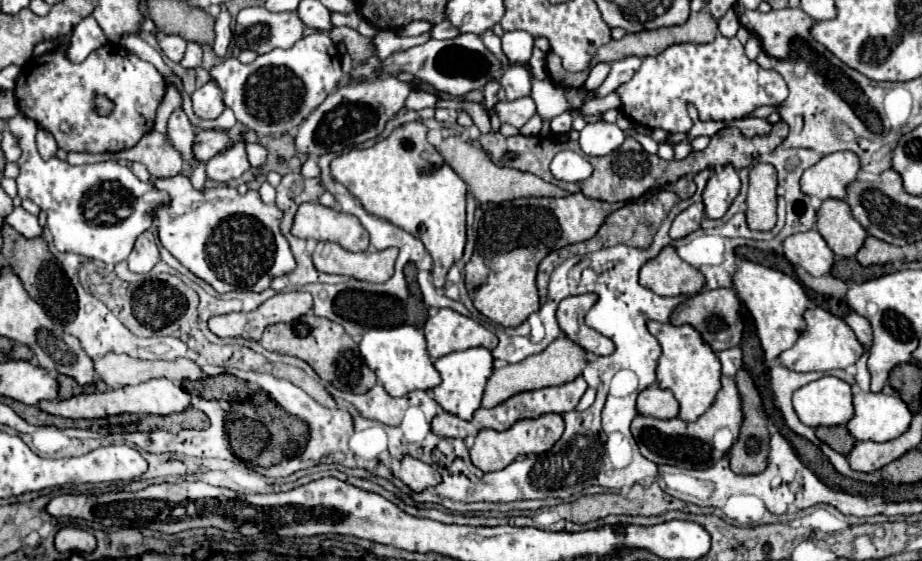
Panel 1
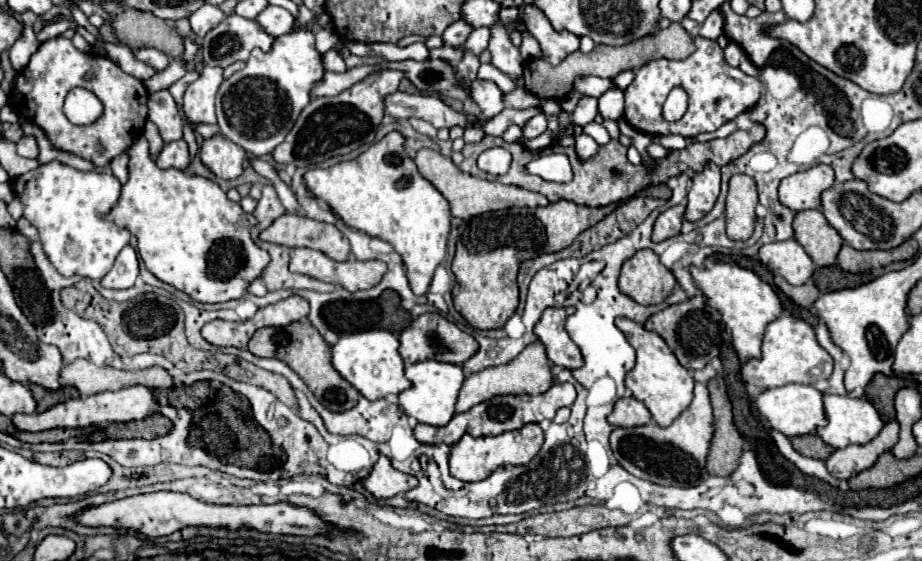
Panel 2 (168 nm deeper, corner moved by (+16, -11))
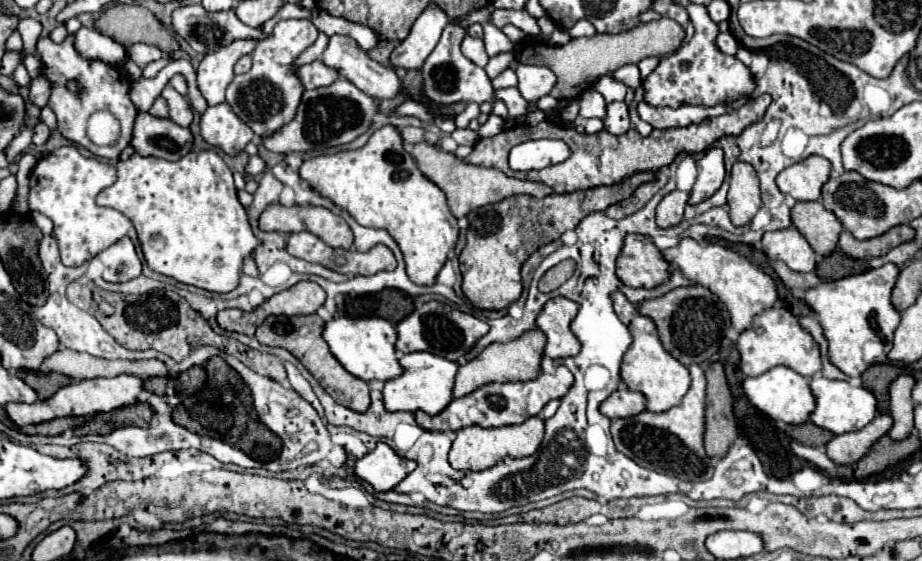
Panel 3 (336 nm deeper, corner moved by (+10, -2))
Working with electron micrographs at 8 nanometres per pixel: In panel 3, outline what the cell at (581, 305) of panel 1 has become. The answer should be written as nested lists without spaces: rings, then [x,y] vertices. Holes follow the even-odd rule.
[[[554,297],[544,305],[544,309],[538,313],[536,319],[536,325],[546,335],[544,355],[552,359],[564,359],[580,351],[580,343],[570,331],[570,323],[576,313],[578,313],[578,303],[566,297]]]

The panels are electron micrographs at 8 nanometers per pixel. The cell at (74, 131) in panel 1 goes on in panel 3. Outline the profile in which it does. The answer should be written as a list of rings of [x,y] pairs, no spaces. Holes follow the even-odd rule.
[[[68,35],[60,45],[52,43],[48,37],[40,39],[38,45],[36,45],[38,53],[40,53],[40,59],[44,63],[44,73],[46,77],[52,81],[52,95],[50,95],[50,109],[56,113],[56,119],[58,119],[58,131],[72,143],[76,145],[82,145],[86,147],[88,151],[92,151],[94,155],[98,157],[104,157],[104,159],[118,159],[120,153],[130,145],[130,139],[132,139],[132,129],[134,129],[134,119],[136,119],[136,113],[138,109],[134,107],[134,103],[130,101],[128,97],[128,89],[130,89],[130,79],[118,69],[118,67],[112,67],[112,65],[106,65],[104,61],[96,61],[96,59],[84,59],[76,47],[74,47],[74,37]],[[68,79],[74,79],[78,83],[78,93],[76,91],[70,91],[66,89],[66,81]],[[100,109],[106,109],[110,113],[116,115],[116,119],[120,121],[122,125],[122,133],[120,133],[120,139],[114,147],[98,147],[94,145],[88,135],[86,135],[86,121],[88,117],[94,113],[94,111],[100,111]]]

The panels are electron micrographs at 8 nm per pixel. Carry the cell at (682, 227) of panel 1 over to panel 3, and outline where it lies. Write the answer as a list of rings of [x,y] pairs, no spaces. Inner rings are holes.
[[[672,191],[668,193],[656,207],[656,225],[666,229],[666,227],[674,227],[682,221],[684,215],[684,207],[688,203],[688,193],[684,191]]]

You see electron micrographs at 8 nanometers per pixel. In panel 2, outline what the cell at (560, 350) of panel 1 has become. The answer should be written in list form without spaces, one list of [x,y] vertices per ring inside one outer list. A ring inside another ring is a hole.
[[[534,342],[528,348],[524,348],[510,364],[504,366],[492,366],[492,368],[484,368],[482,372],[476,372],[472,376],[468,376],[462,384],[458,402],[456,402],[456,412],[468,412],[472,406],[492,400],[496,396],[538,396],[544,394],[550,386],[554,384],[554,376],[552,376],[552,362],[546,356],[546,348],[542,342]]]

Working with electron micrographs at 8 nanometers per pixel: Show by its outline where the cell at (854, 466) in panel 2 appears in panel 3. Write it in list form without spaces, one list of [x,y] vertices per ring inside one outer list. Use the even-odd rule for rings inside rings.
[[[882,413],[876,415],[864,429],[852,431],[852,433],[842,433],[834,435],[832,441],[826,445],[826,455],[836,463],[836,465],[850,465],[856,463],[866,455],[866,451],[890,431],[890,415]]]

